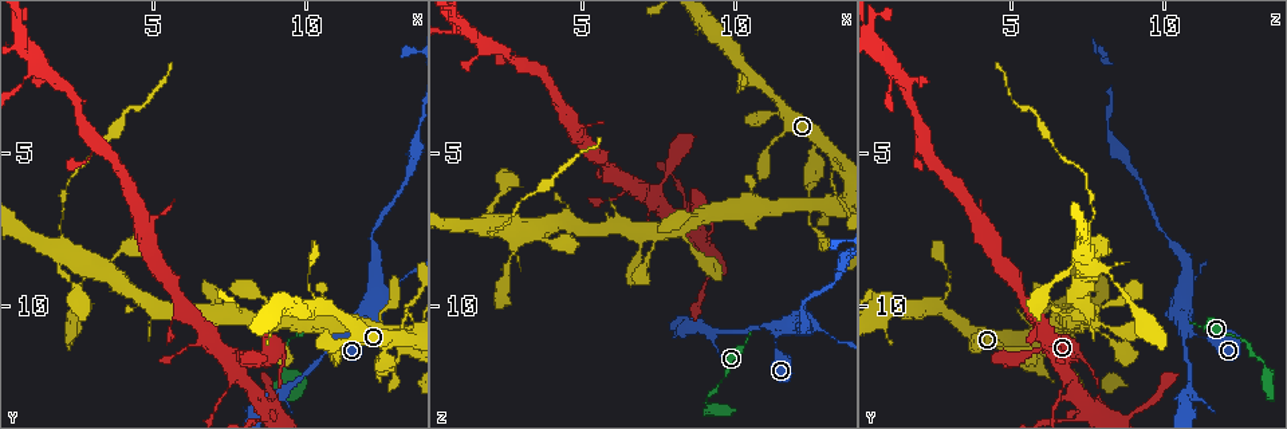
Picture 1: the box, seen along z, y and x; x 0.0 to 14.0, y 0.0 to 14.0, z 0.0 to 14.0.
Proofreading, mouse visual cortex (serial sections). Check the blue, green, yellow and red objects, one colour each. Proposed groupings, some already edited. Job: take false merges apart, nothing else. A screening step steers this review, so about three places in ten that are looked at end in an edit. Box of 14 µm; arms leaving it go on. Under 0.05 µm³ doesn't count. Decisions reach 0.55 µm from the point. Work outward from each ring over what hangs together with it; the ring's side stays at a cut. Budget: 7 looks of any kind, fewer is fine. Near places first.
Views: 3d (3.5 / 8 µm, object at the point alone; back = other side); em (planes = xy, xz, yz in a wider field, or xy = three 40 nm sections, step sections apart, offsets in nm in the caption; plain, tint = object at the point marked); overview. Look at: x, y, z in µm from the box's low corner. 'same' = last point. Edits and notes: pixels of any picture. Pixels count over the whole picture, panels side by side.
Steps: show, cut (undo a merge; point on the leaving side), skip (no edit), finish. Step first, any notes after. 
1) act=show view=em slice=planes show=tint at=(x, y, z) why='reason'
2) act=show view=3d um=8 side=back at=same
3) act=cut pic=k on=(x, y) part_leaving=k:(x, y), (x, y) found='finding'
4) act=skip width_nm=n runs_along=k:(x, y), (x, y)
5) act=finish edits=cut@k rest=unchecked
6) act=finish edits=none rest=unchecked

act=show view=3d um=8 at=(9.1, 11.9, 13.3) why='thick turns thin'

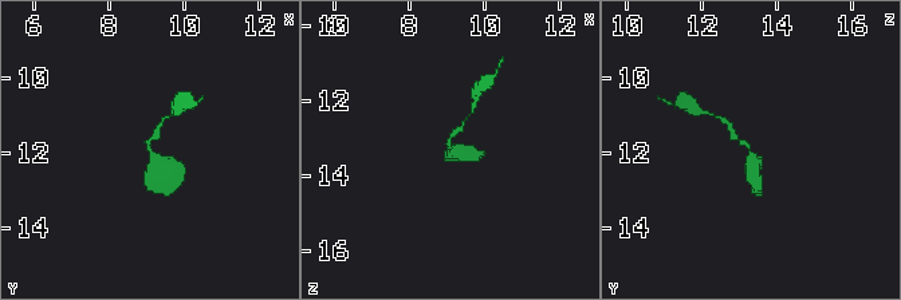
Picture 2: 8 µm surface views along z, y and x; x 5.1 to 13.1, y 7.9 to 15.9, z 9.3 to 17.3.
act=show view=3d um=3.5 at=(9.1, 12.0, 13.4) why='zoom in'

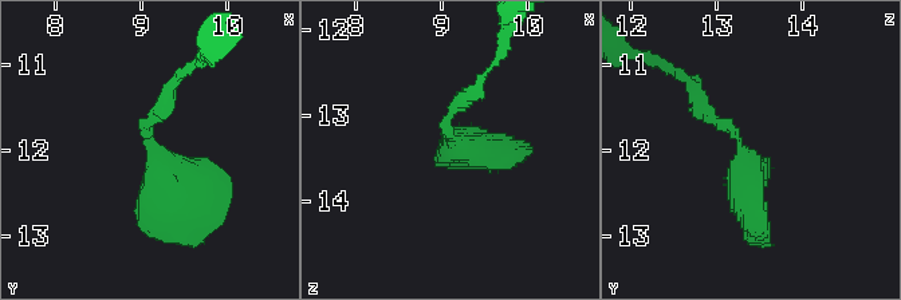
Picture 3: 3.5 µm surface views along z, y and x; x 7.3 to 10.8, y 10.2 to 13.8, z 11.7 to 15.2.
act=show view=em slice=xy step=3 show=tint at=(9.15, 12.00, 13.30)

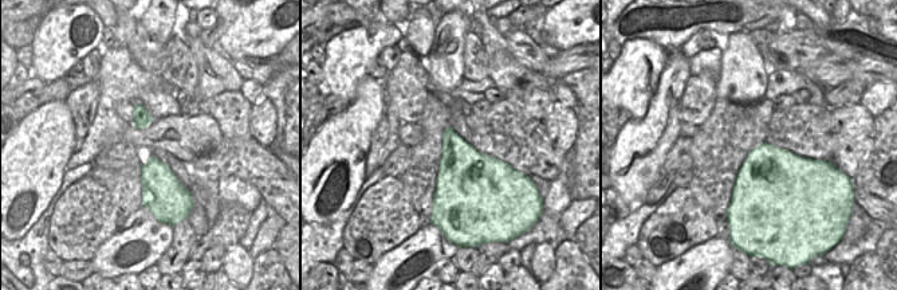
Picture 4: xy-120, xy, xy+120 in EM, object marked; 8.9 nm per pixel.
act=cut pic=3 on=(180, 161) width_nm=420 part_leaving=3:(149, 135), (191, 243) found='two cells meet here'

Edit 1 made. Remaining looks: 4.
act=show view=3d um=3.5 at=(11.5, 10.7, 10.9) why='thick turns thin'

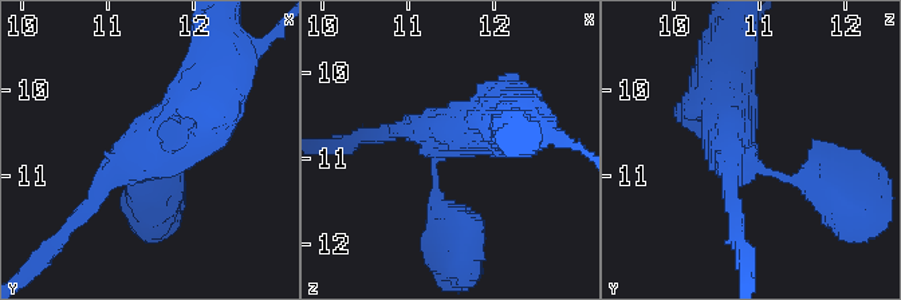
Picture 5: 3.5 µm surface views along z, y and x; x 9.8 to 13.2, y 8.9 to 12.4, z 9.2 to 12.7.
act=show view=em slice=xy step=2 show=tint at=(11.45, 10.80, 10.90) arms=3 arm_widths_nm=200,300,450 why='now the EM'

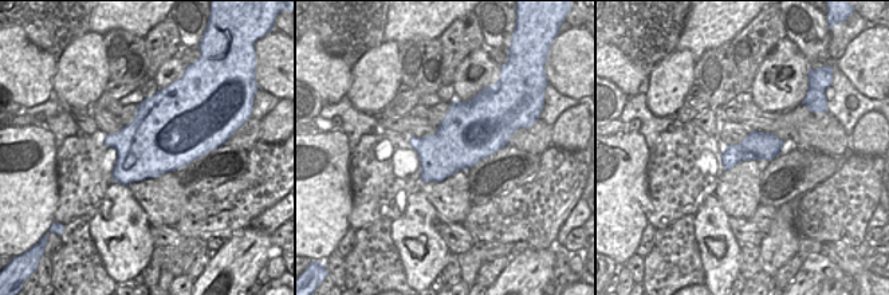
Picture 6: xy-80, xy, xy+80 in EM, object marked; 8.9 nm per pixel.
act=skip runs_along=5:(822, 189), (740, 160), (730, 107) found='all the same cell'

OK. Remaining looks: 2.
act=show view=3d um=3.5 at=(7.4, 10.1, 7.9) why='small branch off a trunk'

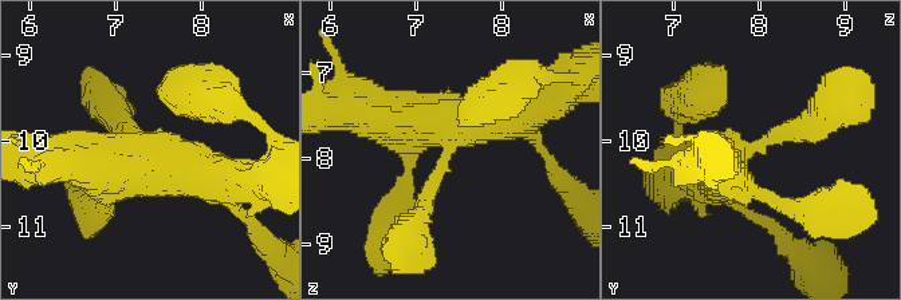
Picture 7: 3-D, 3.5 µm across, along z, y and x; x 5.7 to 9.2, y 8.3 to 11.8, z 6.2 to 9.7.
act=show view=em slice=xy step=1 show=tint at=(7.35, 10.10, 7.75) arms=4 arm_widths_nm=150,200,500,500 why='now the EM'

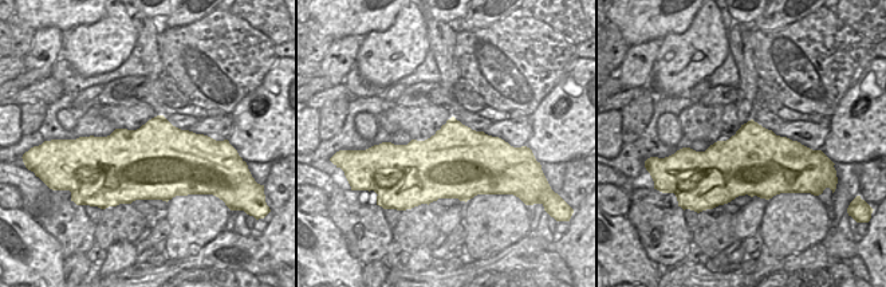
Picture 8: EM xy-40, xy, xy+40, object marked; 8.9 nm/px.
act=skip runs_along=7:(233, 178), (188, 166), (56, 162) found='one cell here'

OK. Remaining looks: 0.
act=finish edits=cut@3 rest=unchecked

